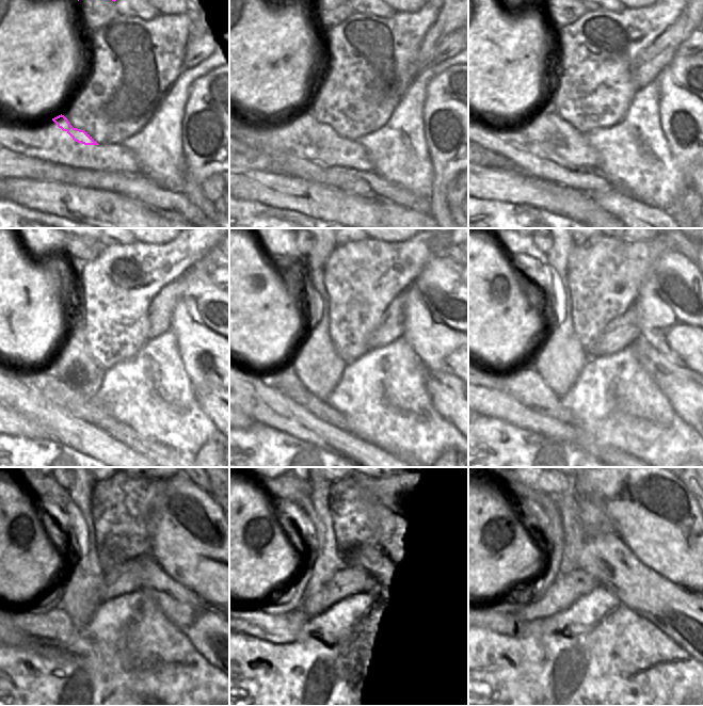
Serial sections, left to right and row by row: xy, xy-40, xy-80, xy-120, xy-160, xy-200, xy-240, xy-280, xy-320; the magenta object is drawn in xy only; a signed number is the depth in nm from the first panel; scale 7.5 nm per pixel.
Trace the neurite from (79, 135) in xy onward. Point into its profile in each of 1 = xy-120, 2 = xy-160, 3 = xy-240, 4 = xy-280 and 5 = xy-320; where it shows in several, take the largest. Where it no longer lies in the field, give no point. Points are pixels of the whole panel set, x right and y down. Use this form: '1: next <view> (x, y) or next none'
1: next xy-120 (75, 363)
2: next xy-160 (316, 362)
3: next xy-240 (80, 593)
4: next xy-280 (329, 561)
5: next xy-320 (573, 532)

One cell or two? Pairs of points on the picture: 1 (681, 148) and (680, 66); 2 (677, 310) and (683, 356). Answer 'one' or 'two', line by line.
1: one
2: one

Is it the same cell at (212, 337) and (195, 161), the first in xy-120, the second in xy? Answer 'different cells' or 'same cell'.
same cell

